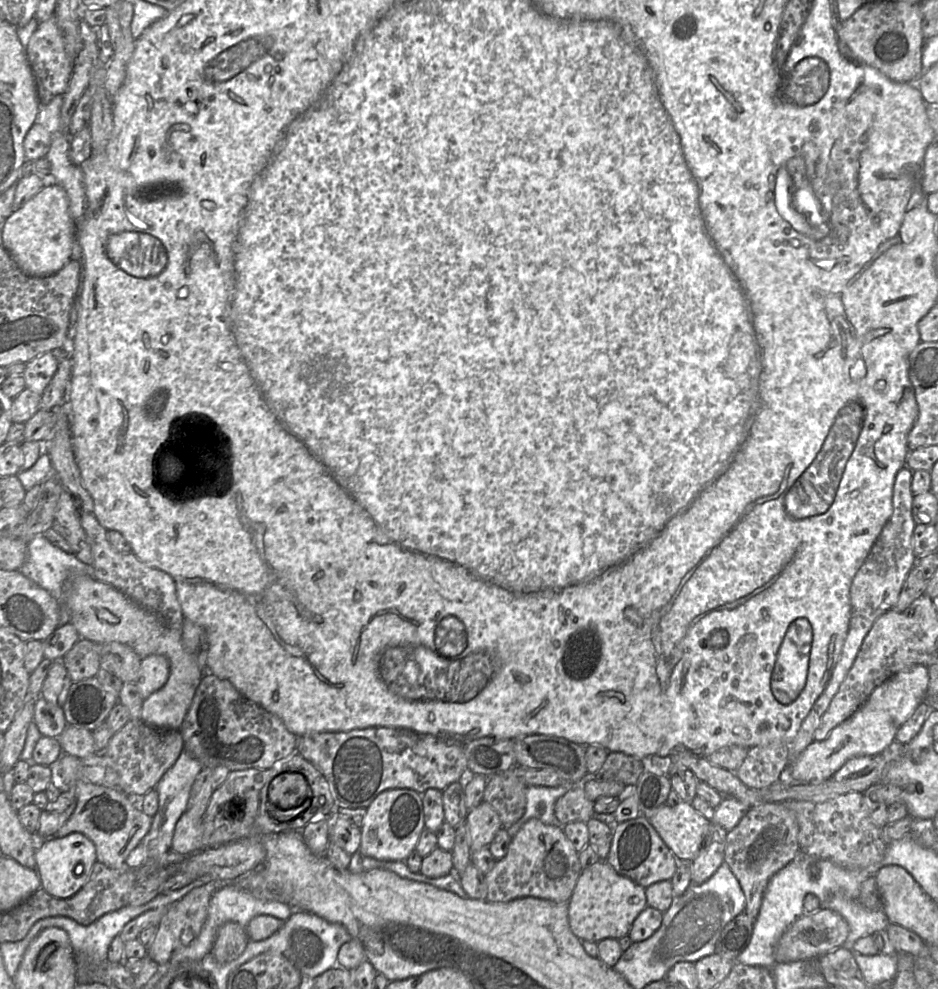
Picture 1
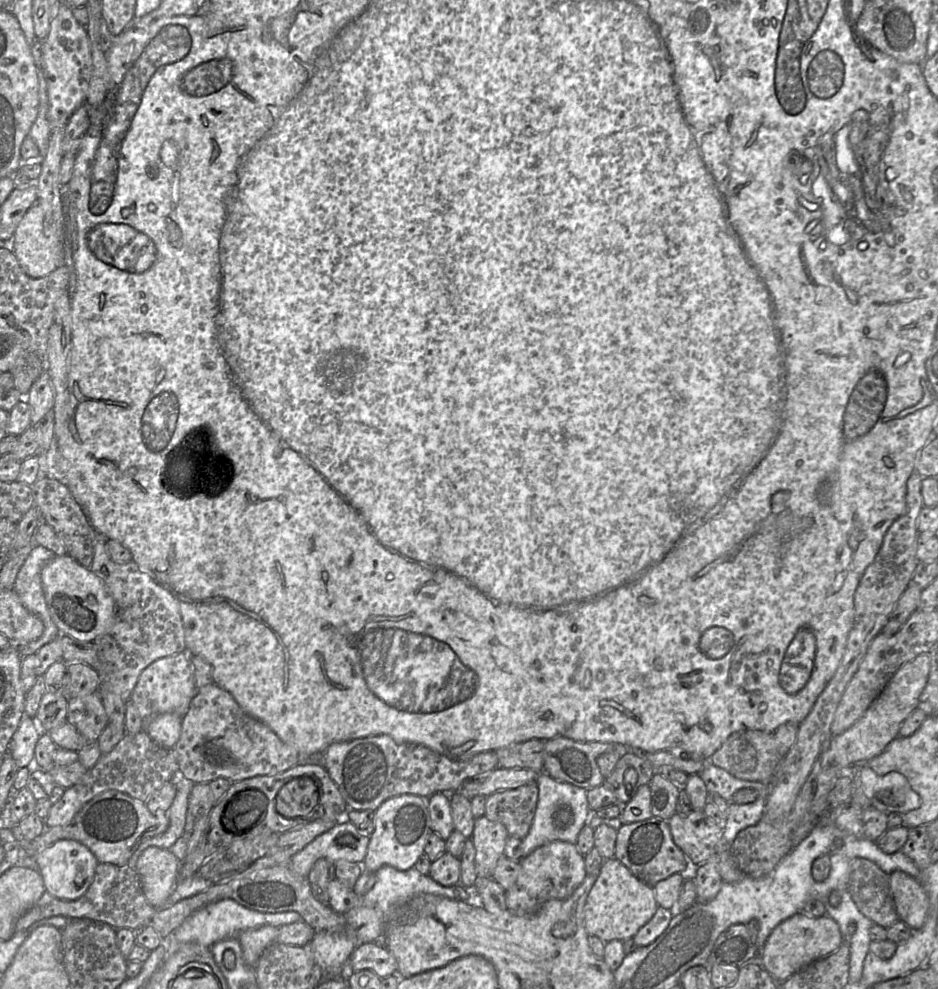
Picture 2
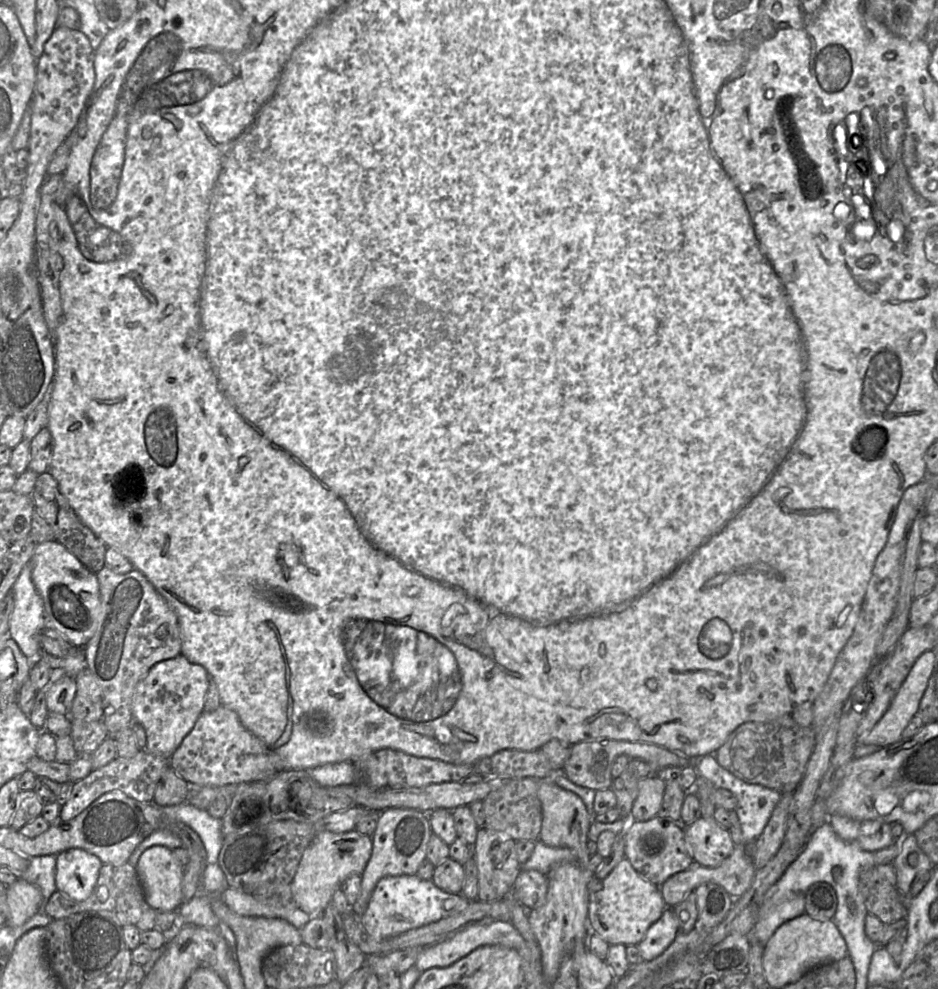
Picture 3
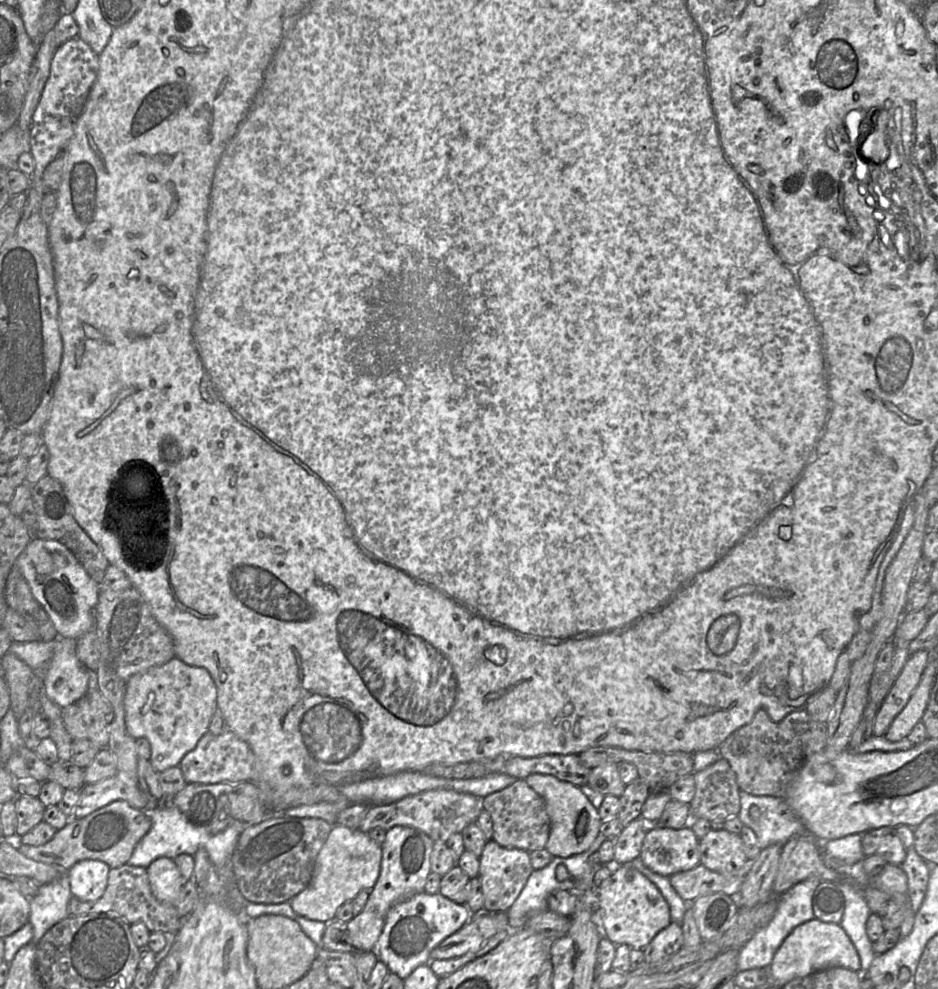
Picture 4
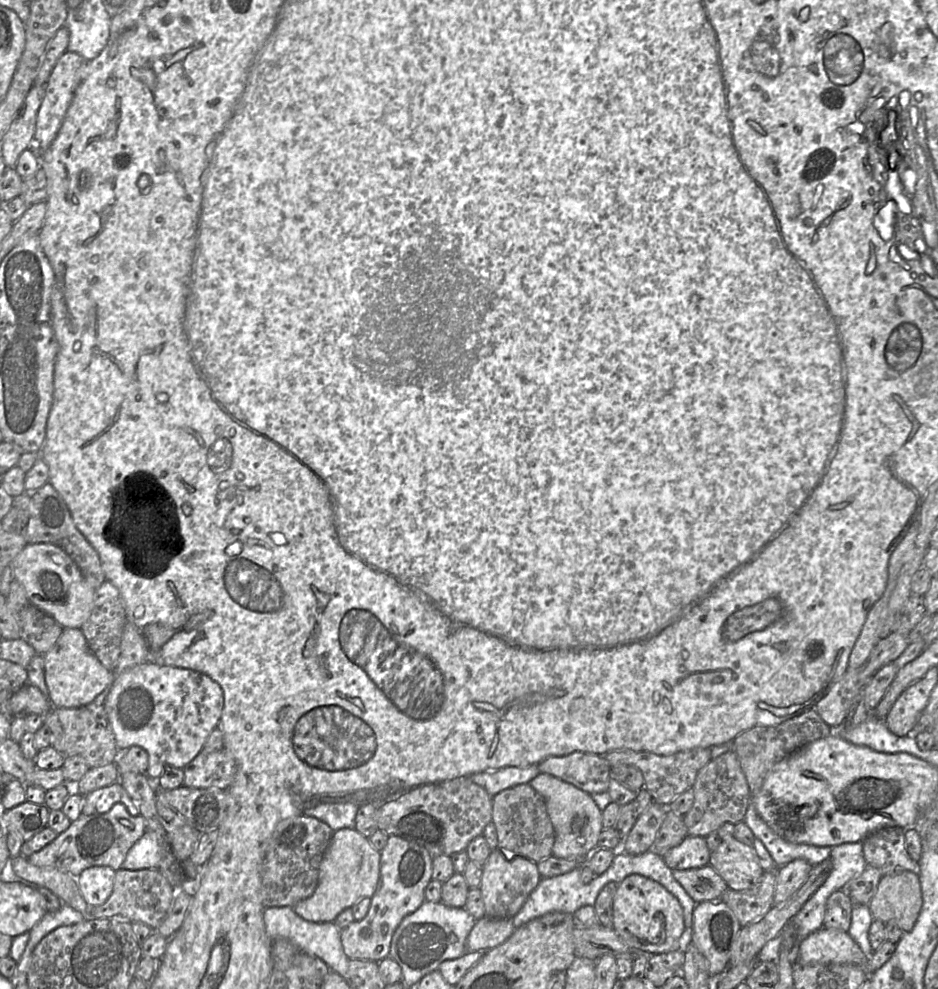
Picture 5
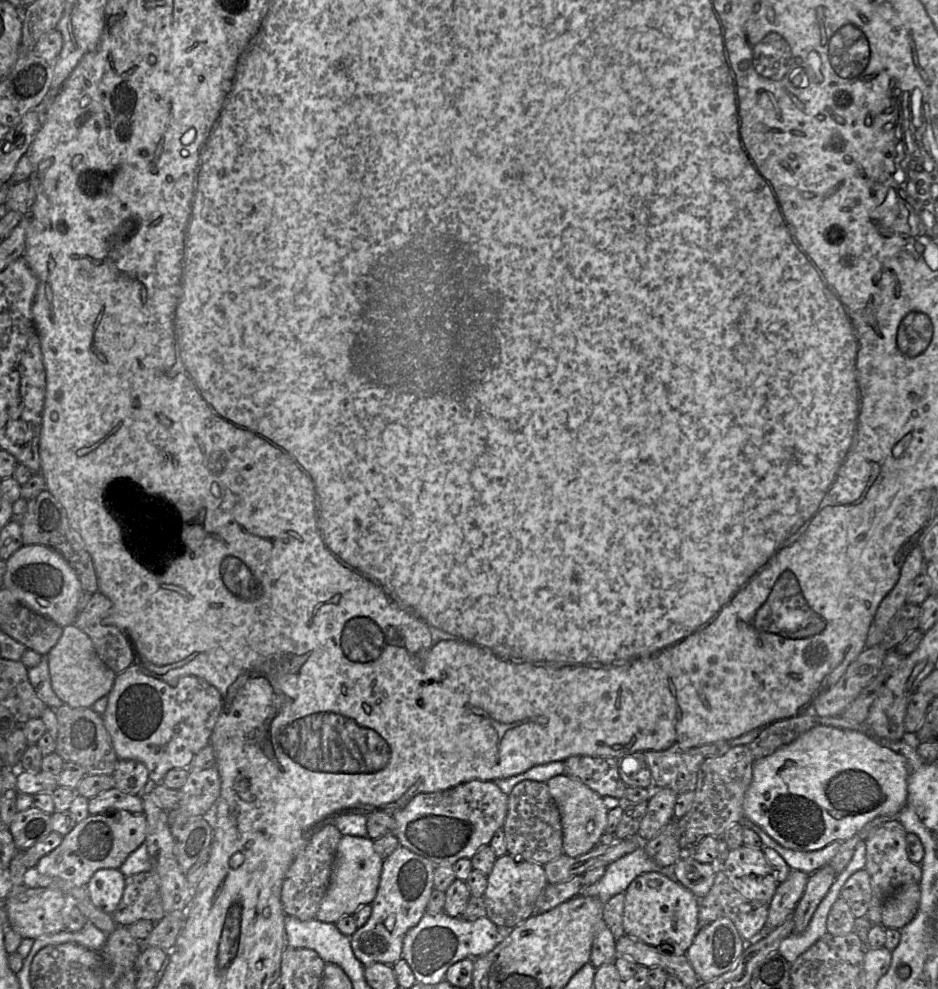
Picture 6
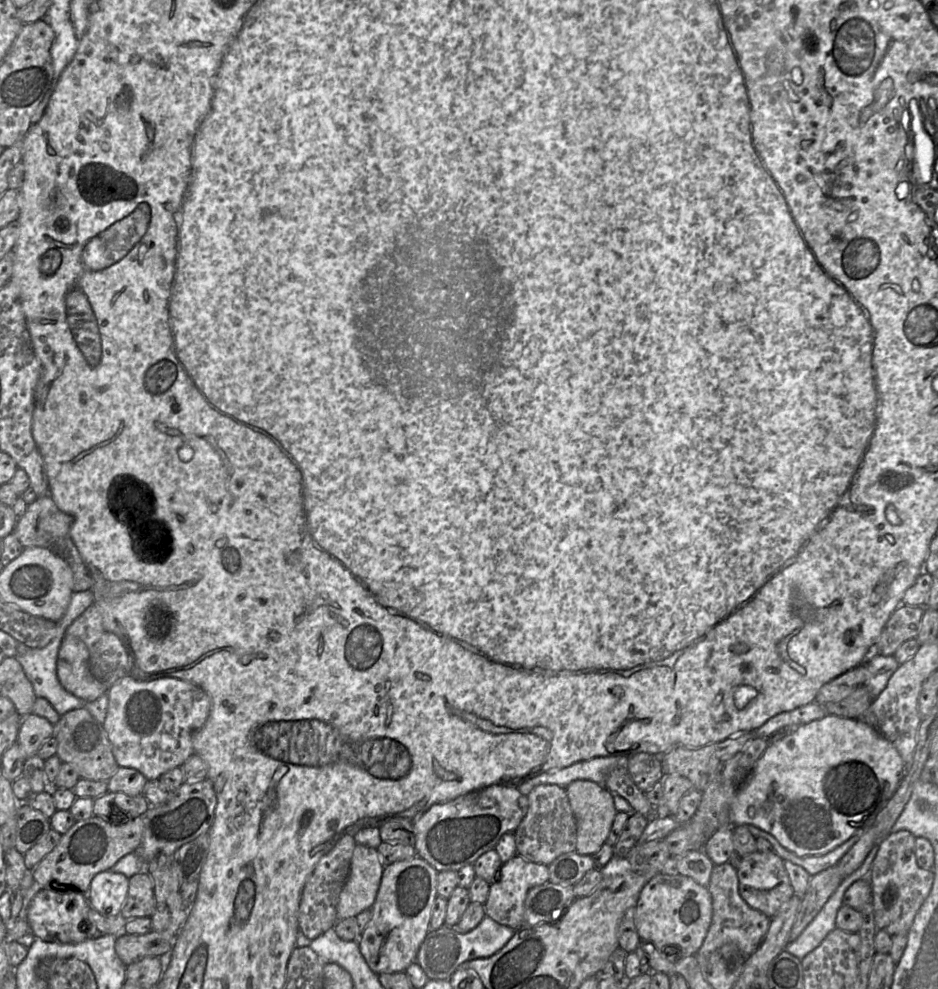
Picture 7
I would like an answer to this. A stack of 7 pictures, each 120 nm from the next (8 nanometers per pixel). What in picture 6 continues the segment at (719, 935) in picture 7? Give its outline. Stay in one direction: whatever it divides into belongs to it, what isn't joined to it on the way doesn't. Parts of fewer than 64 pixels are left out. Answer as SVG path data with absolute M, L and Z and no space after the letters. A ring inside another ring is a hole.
M718 869L713 886L698 904L699 930L719 918L728 918L747 943L766 929L769 905L744 898L722 869Z

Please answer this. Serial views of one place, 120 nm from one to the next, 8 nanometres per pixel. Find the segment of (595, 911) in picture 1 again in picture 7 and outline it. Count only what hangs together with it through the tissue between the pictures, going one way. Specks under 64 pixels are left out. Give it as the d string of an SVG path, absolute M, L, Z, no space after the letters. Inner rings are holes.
M657 873L642 888L635 905L634 923L641 941L652 943L671 959L695 955L712 920L712 898L707 887L680 874Z

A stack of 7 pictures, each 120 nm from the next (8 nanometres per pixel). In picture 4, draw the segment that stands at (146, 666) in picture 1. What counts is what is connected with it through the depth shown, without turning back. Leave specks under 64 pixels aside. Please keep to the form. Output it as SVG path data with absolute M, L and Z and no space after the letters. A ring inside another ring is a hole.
M178 657L134 674L127 682L124 696L125 724L128 734L134 739L146 738L151 747L149 761L153 769L161 773L179 766L183 757L193 750L199 740L209 731L211 718L218 710L217 688L210 673L203 667L191 666Z

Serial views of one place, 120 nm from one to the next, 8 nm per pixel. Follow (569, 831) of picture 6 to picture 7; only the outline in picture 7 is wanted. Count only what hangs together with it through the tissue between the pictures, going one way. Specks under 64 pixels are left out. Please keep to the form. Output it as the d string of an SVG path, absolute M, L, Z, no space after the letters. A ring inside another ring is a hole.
M575 780L566 788L566 793L577 823L576 850L581 855L593 855L606 842L617 810L614 806L613 793L589 780Z

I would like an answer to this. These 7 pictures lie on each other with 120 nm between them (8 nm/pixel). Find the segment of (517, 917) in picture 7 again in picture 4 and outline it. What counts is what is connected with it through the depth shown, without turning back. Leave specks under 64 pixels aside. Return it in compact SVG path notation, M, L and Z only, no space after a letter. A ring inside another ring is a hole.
M488 840L479 857L479 878L486 912L504 912L514 904L529 876L534 871L529 852L517 848L505 848L494 840Z

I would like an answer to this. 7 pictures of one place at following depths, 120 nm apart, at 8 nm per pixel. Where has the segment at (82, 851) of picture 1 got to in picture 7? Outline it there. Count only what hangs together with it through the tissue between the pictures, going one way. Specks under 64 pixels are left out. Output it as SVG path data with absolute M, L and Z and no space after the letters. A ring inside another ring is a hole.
M110 870L94 876L87 892L90 906L104 916L119 916L127 898L129 878Z

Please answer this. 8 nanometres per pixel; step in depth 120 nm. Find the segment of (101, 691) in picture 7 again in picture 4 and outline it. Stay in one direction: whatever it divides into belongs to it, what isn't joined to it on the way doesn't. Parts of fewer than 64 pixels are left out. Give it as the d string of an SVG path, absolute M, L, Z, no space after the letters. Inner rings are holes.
M59 637L44 672L44 692L60 708L72 705L88 690L88 671L77 658L76 643L76 639Z

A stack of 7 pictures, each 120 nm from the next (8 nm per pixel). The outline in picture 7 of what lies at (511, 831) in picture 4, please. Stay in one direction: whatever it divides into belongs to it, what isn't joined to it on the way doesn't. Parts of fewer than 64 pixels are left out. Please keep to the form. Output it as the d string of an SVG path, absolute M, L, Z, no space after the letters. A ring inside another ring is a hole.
M542 784L533 788L527 795L527 799L526 815L513 832L516 855L530 862L548 866L557 857L575 852L577 823L566 790L558 785Z

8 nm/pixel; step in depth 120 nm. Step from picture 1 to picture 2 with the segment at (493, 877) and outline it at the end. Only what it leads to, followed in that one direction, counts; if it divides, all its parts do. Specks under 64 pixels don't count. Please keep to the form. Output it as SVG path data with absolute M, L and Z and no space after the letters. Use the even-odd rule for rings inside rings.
M555 840L536 848L519 860L521 871L515 884L505 891L507 910L519 916L535 913L549 900L566 899L586 877L584 855L575 844Z

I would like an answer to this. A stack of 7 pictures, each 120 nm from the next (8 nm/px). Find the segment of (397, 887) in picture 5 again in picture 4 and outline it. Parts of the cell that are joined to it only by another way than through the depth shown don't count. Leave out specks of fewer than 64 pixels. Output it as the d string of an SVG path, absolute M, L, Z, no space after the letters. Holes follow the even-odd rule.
M394 826L386 831L386 836L381 845L382 857L380 874L374 887L369 891L369 897L364 909L351 920L343 922L337 919L326 923L322 937L322 948L330 951L348 952L353 955L363 952L373 952L375 945L382 933L388 911L402 901L424 892L426 879L431 873L431 854L434 841L424 832L408 826Z

